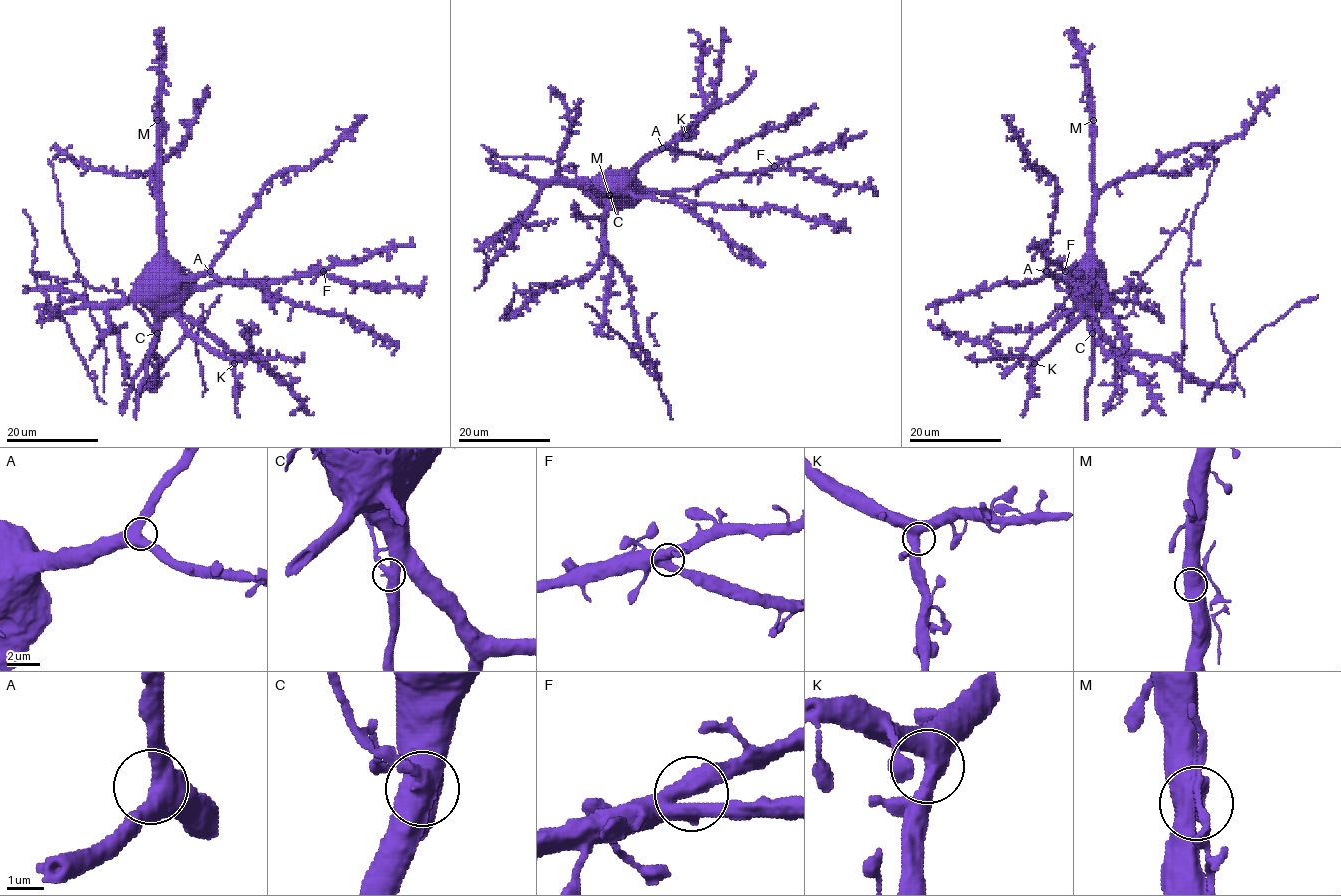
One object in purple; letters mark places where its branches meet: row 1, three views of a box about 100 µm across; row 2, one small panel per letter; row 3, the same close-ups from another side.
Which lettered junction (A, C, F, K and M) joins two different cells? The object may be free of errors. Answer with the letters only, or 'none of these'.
C

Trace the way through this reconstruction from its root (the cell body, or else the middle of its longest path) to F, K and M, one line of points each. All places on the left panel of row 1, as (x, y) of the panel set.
F: (172, 285), (269, 282), (323, 271)
K: (172, 285), (172, 301), (179, 308), (179, 320), (186, 329), (234, 363)
M: (172, 285), (172, 259), (165, 247), (161, 202), (161, 138), (157, 120)

